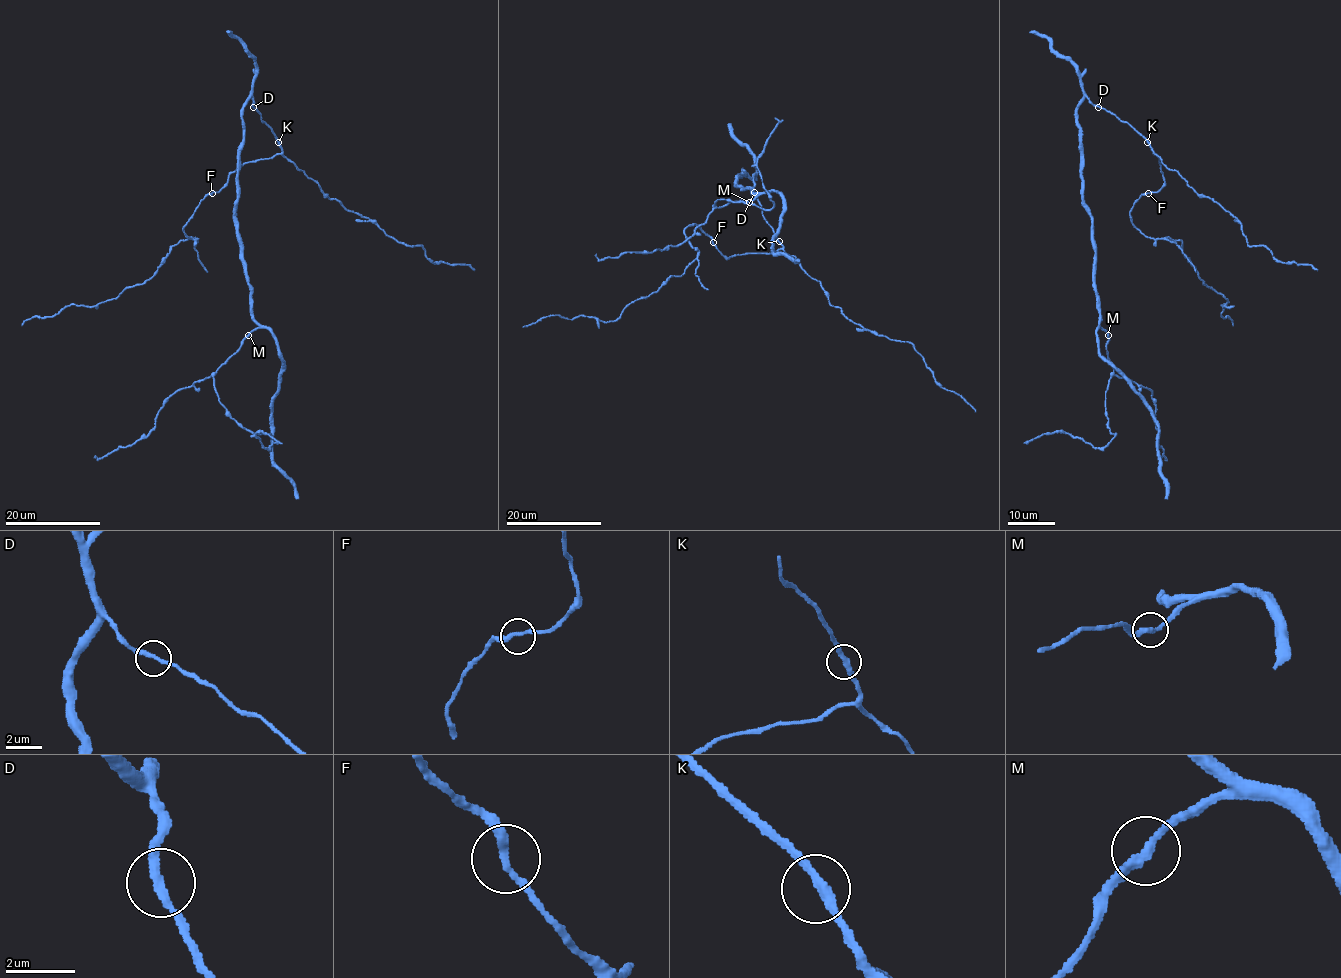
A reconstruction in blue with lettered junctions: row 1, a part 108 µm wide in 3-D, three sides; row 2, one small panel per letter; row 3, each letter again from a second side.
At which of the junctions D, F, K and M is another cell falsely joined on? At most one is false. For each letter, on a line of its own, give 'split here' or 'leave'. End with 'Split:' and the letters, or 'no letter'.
D: leave
F: leave
K: leave
M: leave
Split: no letter

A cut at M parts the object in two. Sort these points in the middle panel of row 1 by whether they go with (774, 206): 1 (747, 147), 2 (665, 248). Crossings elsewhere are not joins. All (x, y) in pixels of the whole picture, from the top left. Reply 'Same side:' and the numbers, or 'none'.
Same side: 2

